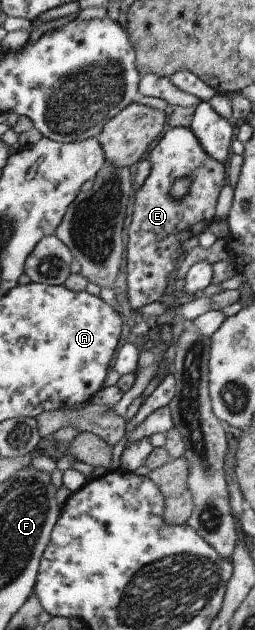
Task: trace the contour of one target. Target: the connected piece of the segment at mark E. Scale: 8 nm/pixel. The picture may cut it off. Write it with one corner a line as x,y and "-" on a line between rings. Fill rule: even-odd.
171,127
160,136
157,145
149,152
150,173
143,184
131,195
133,212
128,227
126,253
127,275
126,290
130,308
140,308
145,304
157,302
167,288
169,276
177,269
176,260
183,254
181,242
187,242
191,236
197,236
213,221
215,202
219,190
224,186
223,163
214,161
200,146
199,141
189,127
-
177,179
190,179
186,195
182,199
172,199
168,193

